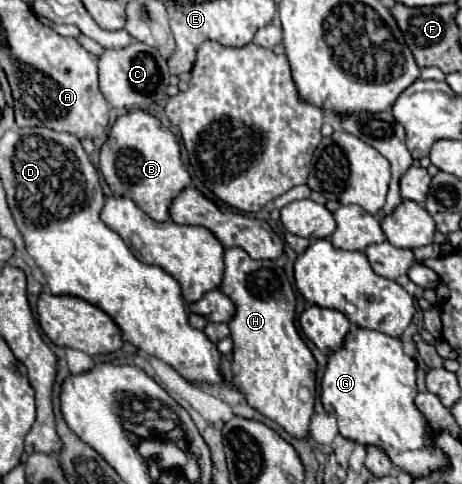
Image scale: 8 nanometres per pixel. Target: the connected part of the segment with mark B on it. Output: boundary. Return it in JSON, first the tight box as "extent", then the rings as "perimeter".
{"extent":[99,110,191,222],"perimeter":[[[131,110],[115,120],[115,124],[111,126],[109,136],[99,152],[99,170],[105,178],[105,182],[109,184],[109,188],[113,190],[113,194],[131,198],[147,216],[151,216],[157,222],[169,220],[167,210],[169,210],[171,200],[183,188],[187,188],[191,184],[191,176],[181,160],[181,148],[179,148],[177,136],[169,128],[165,128],[153,114],[149,114],[145,110]]]}

